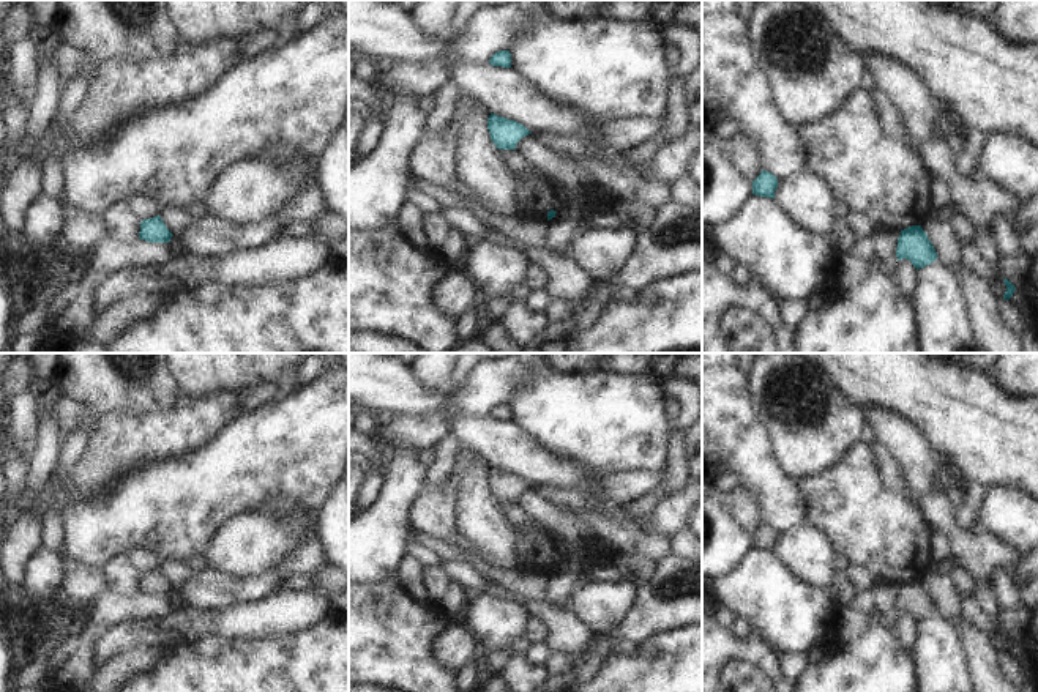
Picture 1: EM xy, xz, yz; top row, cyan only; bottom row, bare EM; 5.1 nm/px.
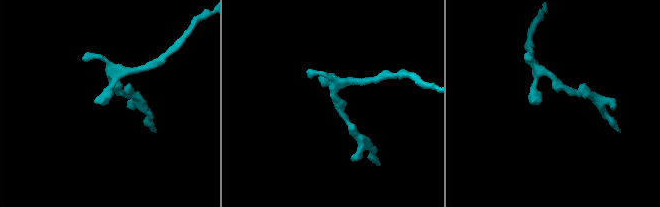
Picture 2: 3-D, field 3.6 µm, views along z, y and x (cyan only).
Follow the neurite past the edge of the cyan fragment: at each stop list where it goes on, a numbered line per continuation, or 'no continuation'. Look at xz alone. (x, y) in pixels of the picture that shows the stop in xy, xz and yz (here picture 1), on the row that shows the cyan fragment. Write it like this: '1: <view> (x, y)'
no continuation

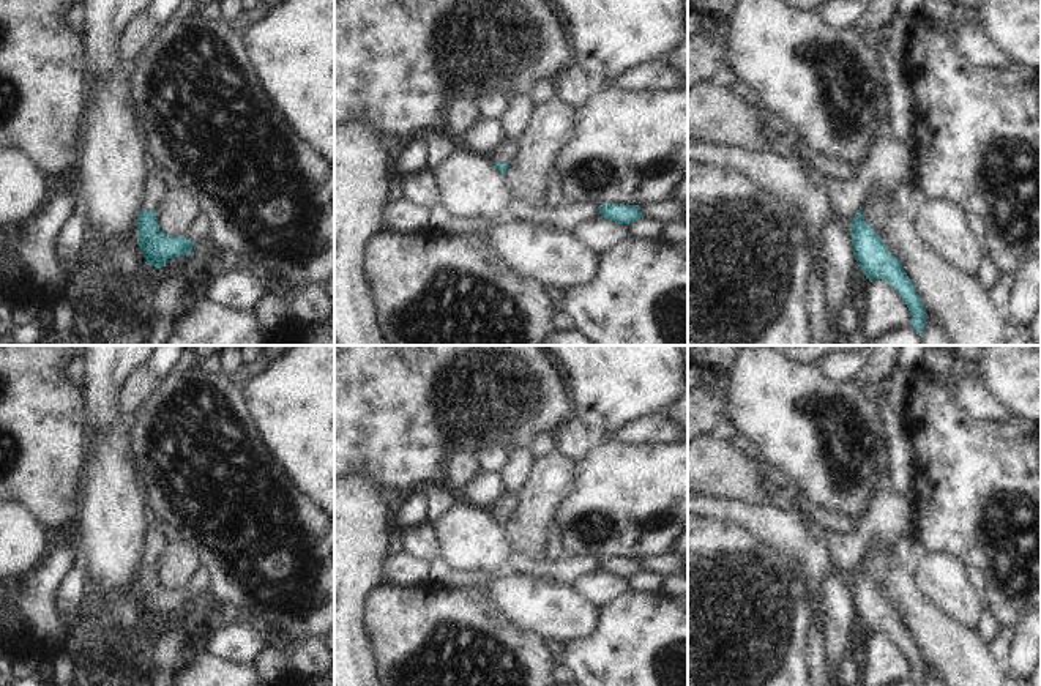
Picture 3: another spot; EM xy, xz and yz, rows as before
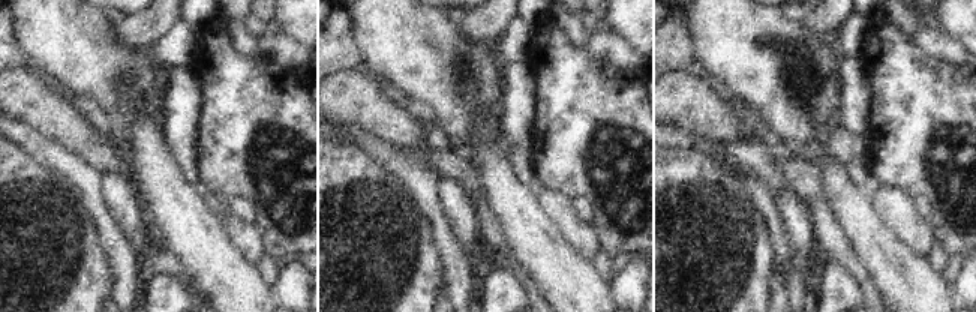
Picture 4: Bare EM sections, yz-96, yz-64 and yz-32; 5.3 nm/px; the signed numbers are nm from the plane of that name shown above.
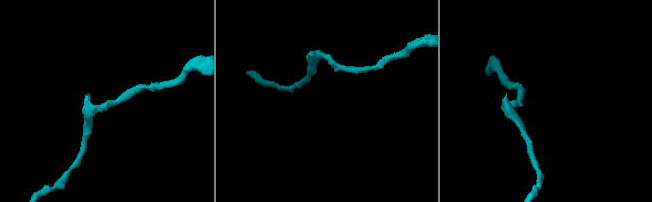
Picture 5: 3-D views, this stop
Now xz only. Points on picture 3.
1: xz (505, 153)

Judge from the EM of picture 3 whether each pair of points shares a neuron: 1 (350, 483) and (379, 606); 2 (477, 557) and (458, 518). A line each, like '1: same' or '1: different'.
1: different
2: same

